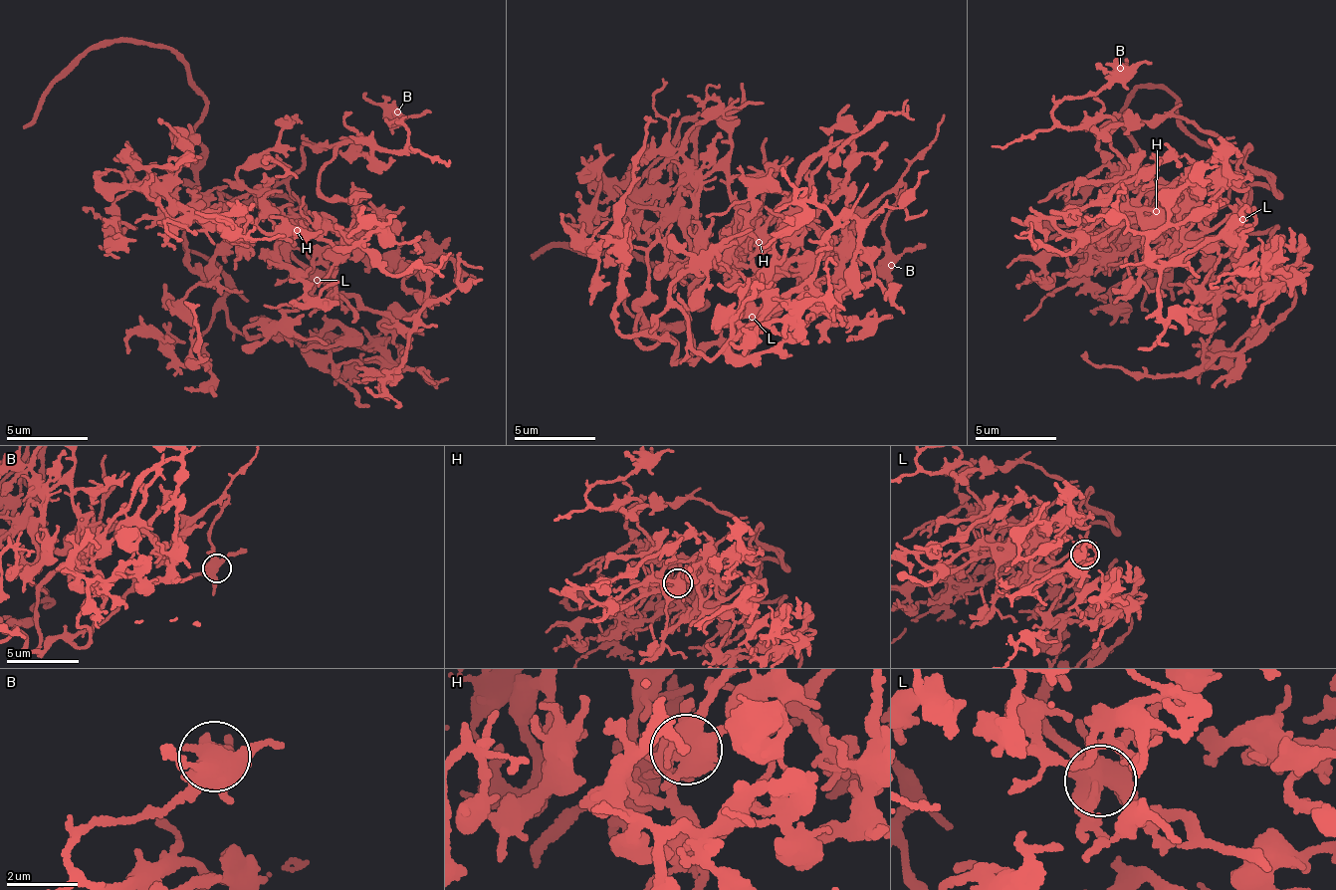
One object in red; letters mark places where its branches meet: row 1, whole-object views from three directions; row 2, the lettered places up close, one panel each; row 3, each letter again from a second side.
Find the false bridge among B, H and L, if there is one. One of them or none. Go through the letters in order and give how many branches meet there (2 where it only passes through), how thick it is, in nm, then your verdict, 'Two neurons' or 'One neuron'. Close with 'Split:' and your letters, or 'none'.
B: Branches: 6. Thickness 550 nm. One neuron
H: Branches: 7. Thickness 550 nm. Two neurons
L: Branches: 7. Thickness 550 nm. One neuron
Split: H

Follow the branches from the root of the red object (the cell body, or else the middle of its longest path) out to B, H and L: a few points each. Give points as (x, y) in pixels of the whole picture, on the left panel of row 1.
B: (204, 270), (235, 244), (272, 250), (310, 141), (403, 149), (397, 111)
H: (204, 270), (235, 244), (272, 250), (283, 233), (298, 230)
L: (204, 270), (217, 252), (250, 242), (317, 280)

